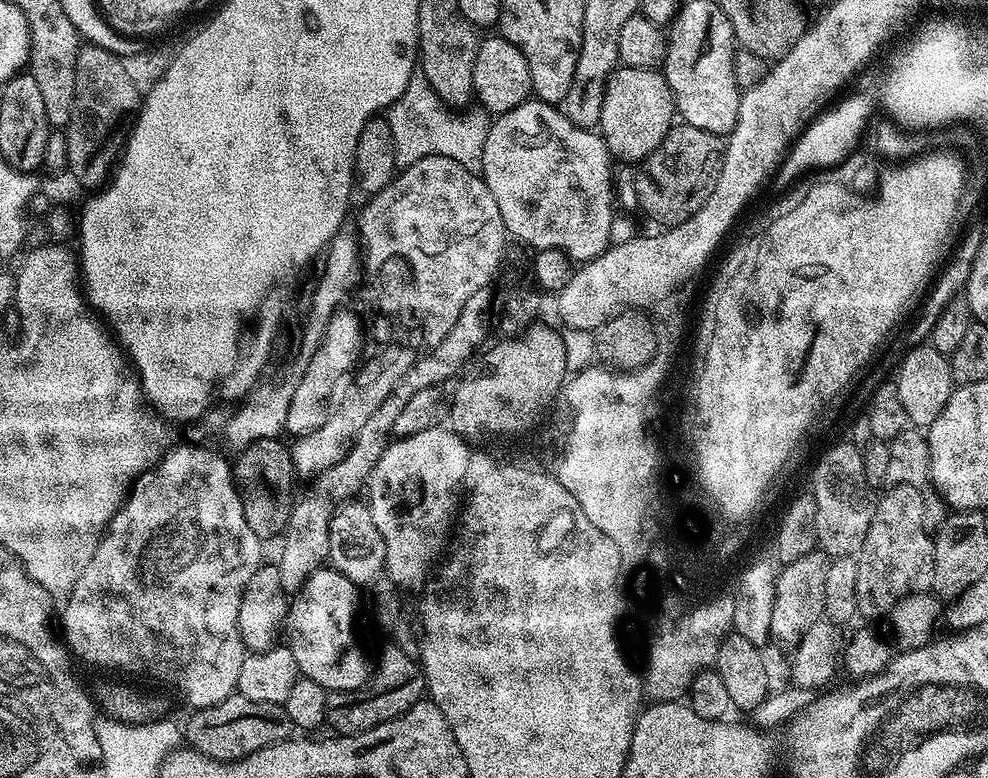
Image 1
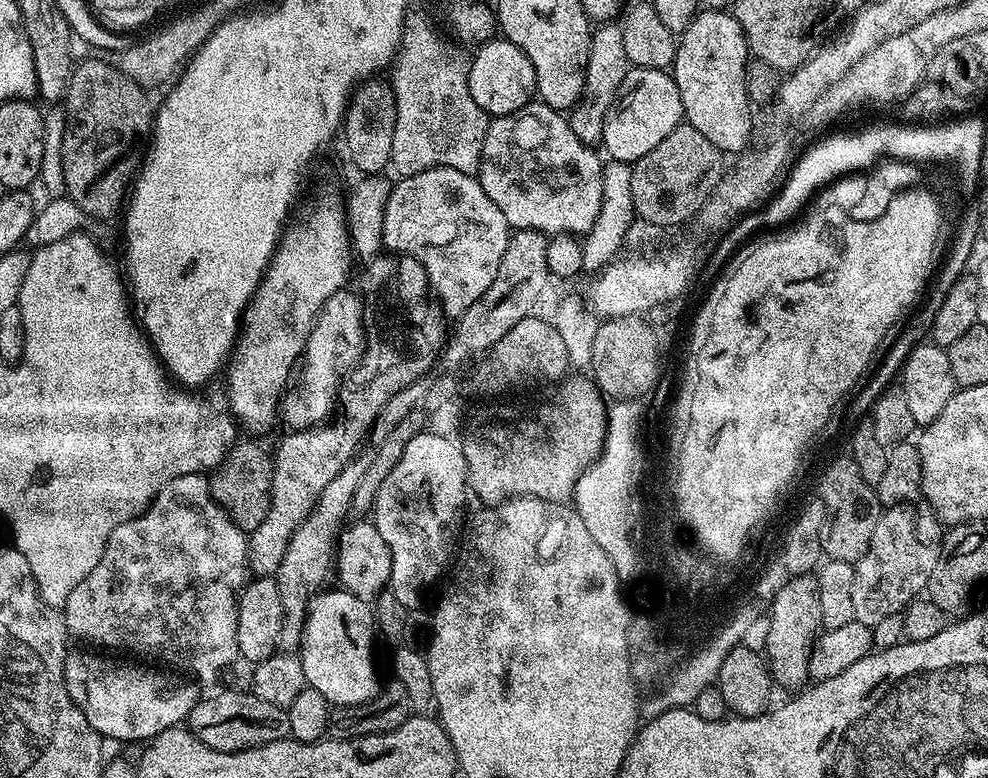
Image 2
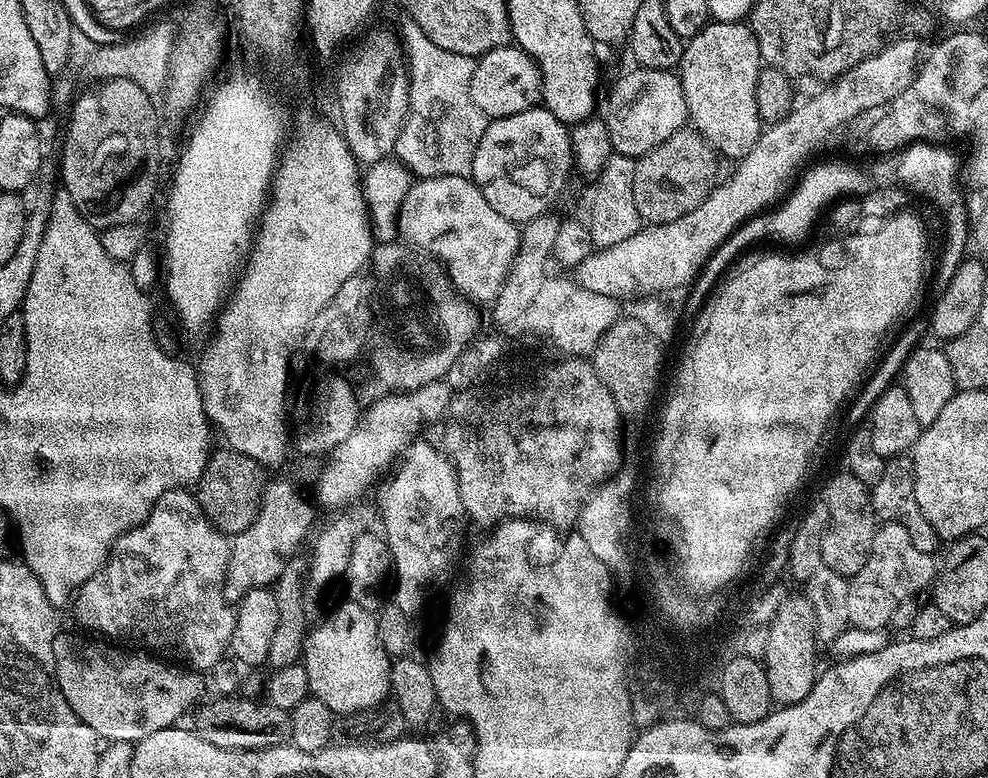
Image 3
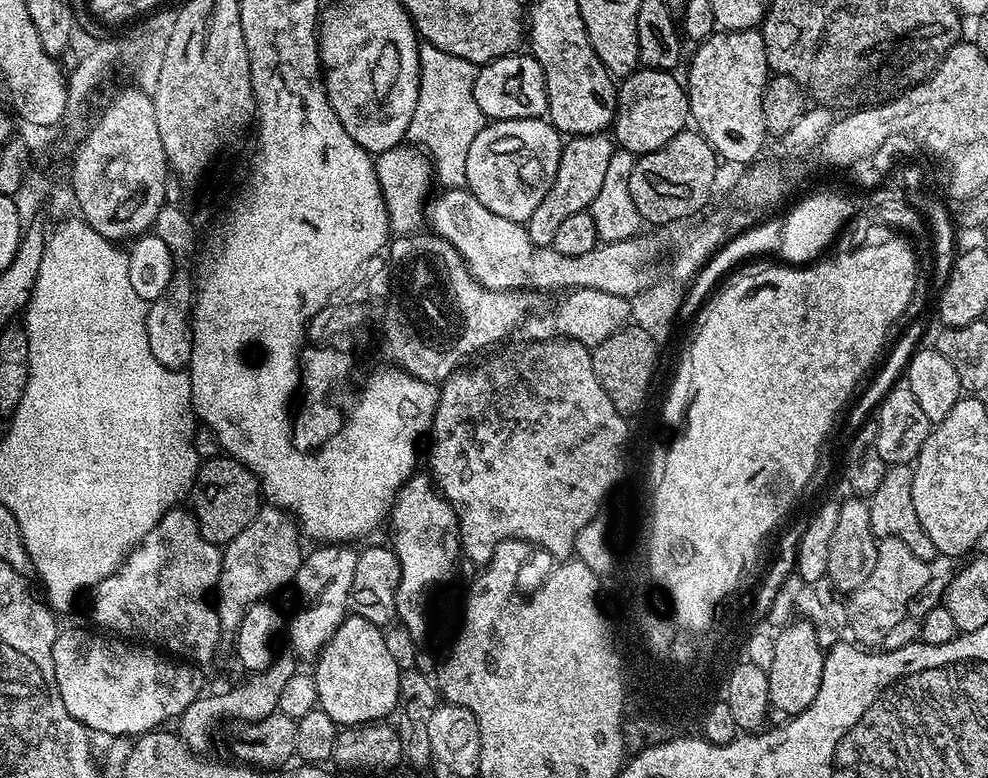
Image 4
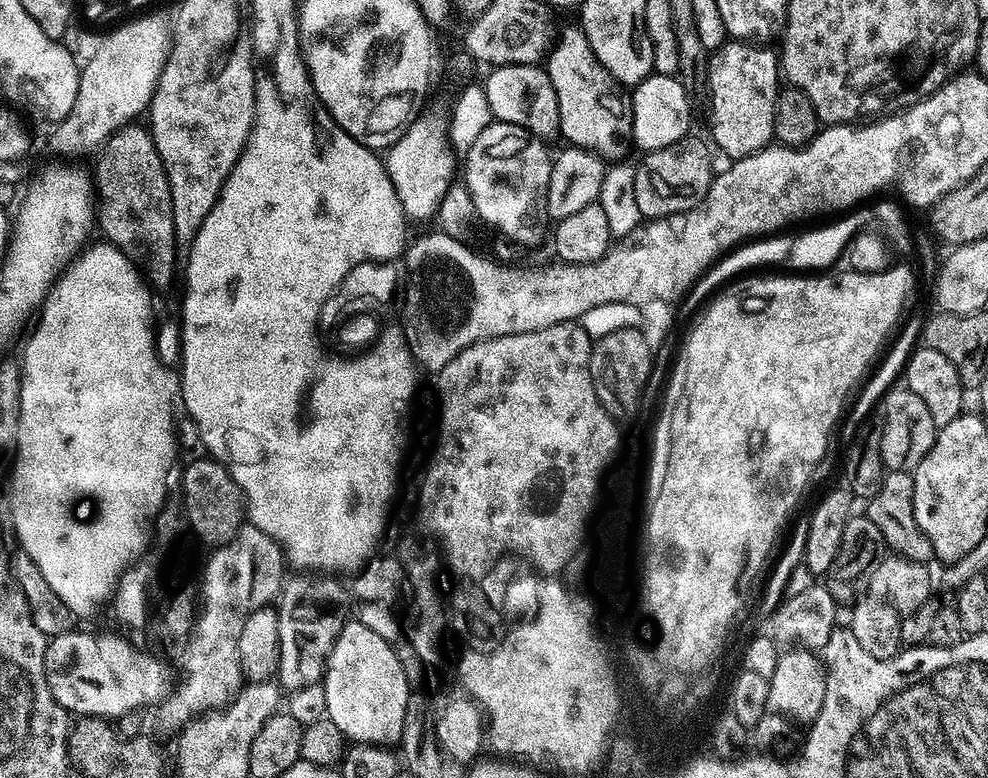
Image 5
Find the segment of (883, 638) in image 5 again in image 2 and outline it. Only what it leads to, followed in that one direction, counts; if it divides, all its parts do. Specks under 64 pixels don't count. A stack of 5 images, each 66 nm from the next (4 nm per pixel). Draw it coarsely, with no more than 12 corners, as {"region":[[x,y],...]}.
{"region":[[888,506],[854,565],[855,620],[877,626],[927,589],[937,549]]}

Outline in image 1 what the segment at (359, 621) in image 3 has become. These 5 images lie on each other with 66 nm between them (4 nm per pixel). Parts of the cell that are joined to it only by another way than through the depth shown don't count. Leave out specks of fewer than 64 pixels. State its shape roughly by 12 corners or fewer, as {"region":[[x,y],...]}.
{"region":[[331,566],[288,610],[301,677],[332,694],[370,680],[358,585]]}

